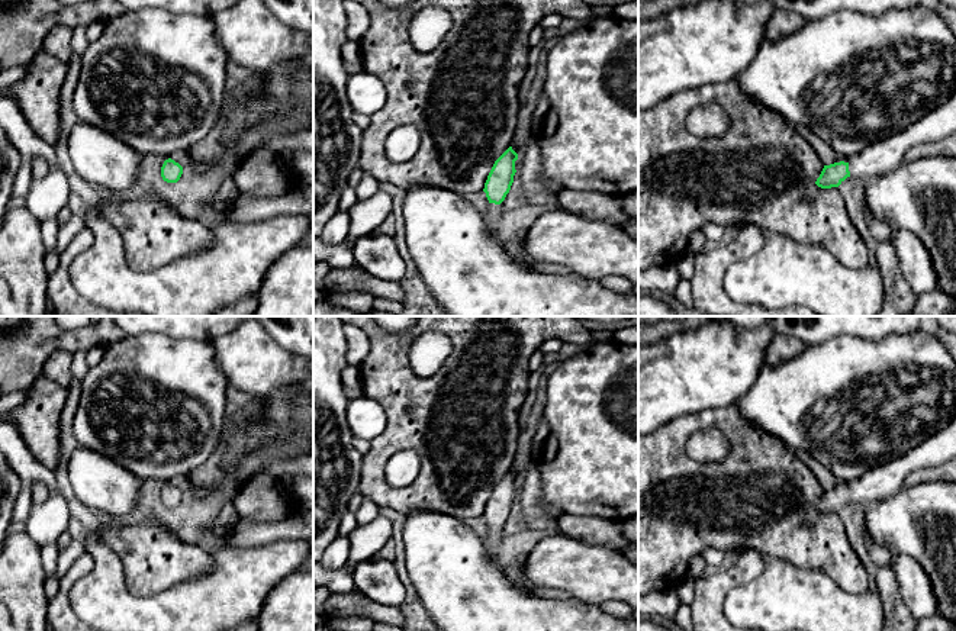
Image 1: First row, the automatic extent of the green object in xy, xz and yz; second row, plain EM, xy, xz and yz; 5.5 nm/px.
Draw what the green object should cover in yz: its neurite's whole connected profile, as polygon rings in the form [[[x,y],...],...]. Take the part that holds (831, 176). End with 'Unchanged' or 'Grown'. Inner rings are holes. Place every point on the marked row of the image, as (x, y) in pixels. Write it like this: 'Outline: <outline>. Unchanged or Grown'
Outline: [[[956,91],[937,109],[895,135],[878,141],[849,162],[824,165],[815,184],[821,189],[838,187],[847,177],[863,181],[894,171],[915,145],[937,142],[956,132]]]. Grown

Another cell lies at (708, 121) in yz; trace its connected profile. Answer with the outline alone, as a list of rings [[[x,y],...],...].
[[[705,103],[689,112],[686,125],[695,136],[720,138],[728,132],[731,120],[722,106]]]

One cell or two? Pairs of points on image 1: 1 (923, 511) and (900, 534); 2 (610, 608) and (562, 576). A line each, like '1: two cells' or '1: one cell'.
1: one cell
2: two cells

